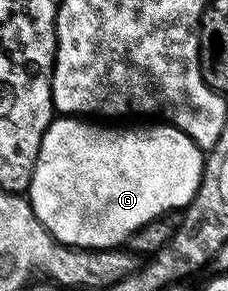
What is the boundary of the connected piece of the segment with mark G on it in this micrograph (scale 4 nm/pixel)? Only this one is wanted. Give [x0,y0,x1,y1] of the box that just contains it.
[26,117,205,249]

